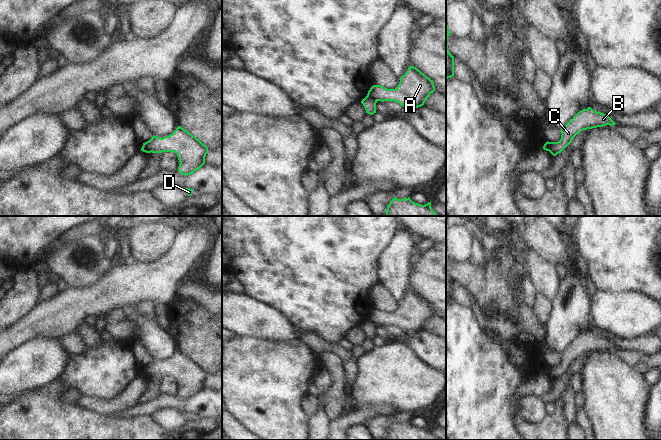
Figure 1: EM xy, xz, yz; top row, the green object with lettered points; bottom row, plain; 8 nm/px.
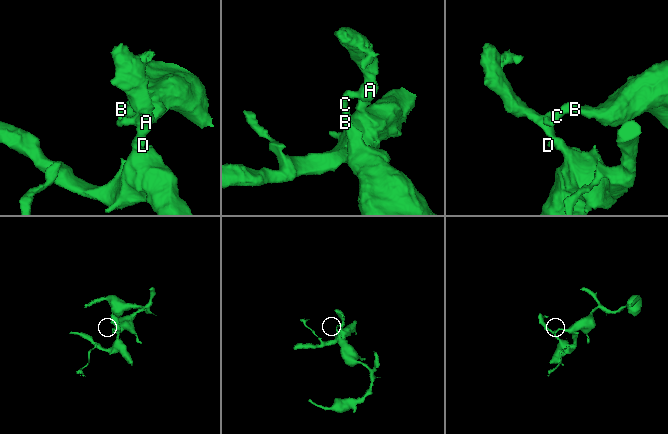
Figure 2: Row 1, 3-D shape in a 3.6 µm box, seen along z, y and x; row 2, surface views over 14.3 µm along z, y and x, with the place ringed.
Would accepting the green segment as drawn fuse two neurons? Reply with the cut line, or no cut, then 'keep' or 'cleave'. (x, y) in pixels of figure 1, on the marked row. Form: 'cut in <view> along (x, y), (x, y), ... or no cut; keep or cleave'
cut in xz along (367, 94), (378, 100); cleave

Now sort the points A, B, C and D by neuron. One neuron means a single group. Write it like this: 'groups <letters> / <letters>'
groups A D / B C

